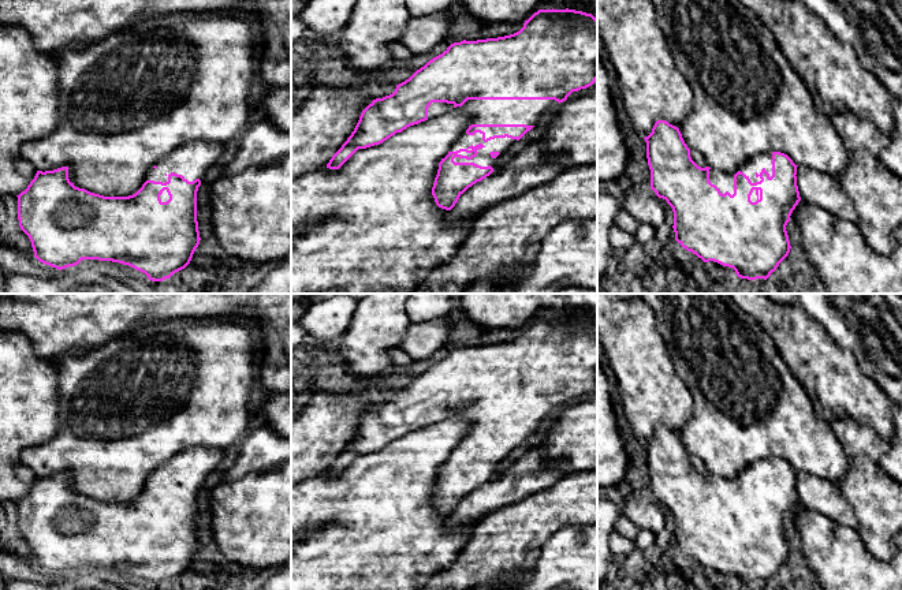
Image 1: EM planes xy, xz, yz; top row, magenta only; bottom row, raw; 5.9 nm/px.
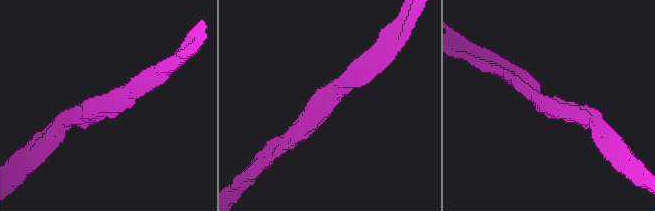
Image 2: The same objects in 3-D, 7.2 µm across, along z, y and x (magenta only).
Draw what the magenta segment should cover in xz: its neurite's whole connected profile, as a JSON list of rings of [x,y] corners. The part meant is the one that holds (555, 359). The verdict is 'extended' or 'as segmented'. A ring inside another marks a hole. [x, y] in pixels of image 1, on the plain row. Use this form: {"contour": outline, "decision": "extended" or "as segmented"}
{"contour": [[[538,315],[523,333],[510,341],[451,350],[441,361],[429,366],[409,385],[396,391],[392,400],[373,406],[359,426],[332,462],[327,474],[339,475],[358,455],[380,451],[410,432],[440,422],[461,412],[470,423],[469,434],[461,440],[448,460],[439,468],[432,501],[439,514],[451,516],[459,503],[473,490],[496,477],[497,464],[529,438],[548,415],[566,407],[573,397],[586,395],[597,387],[597,325],[592,320],[575,315]]], "decision": "extended"}

